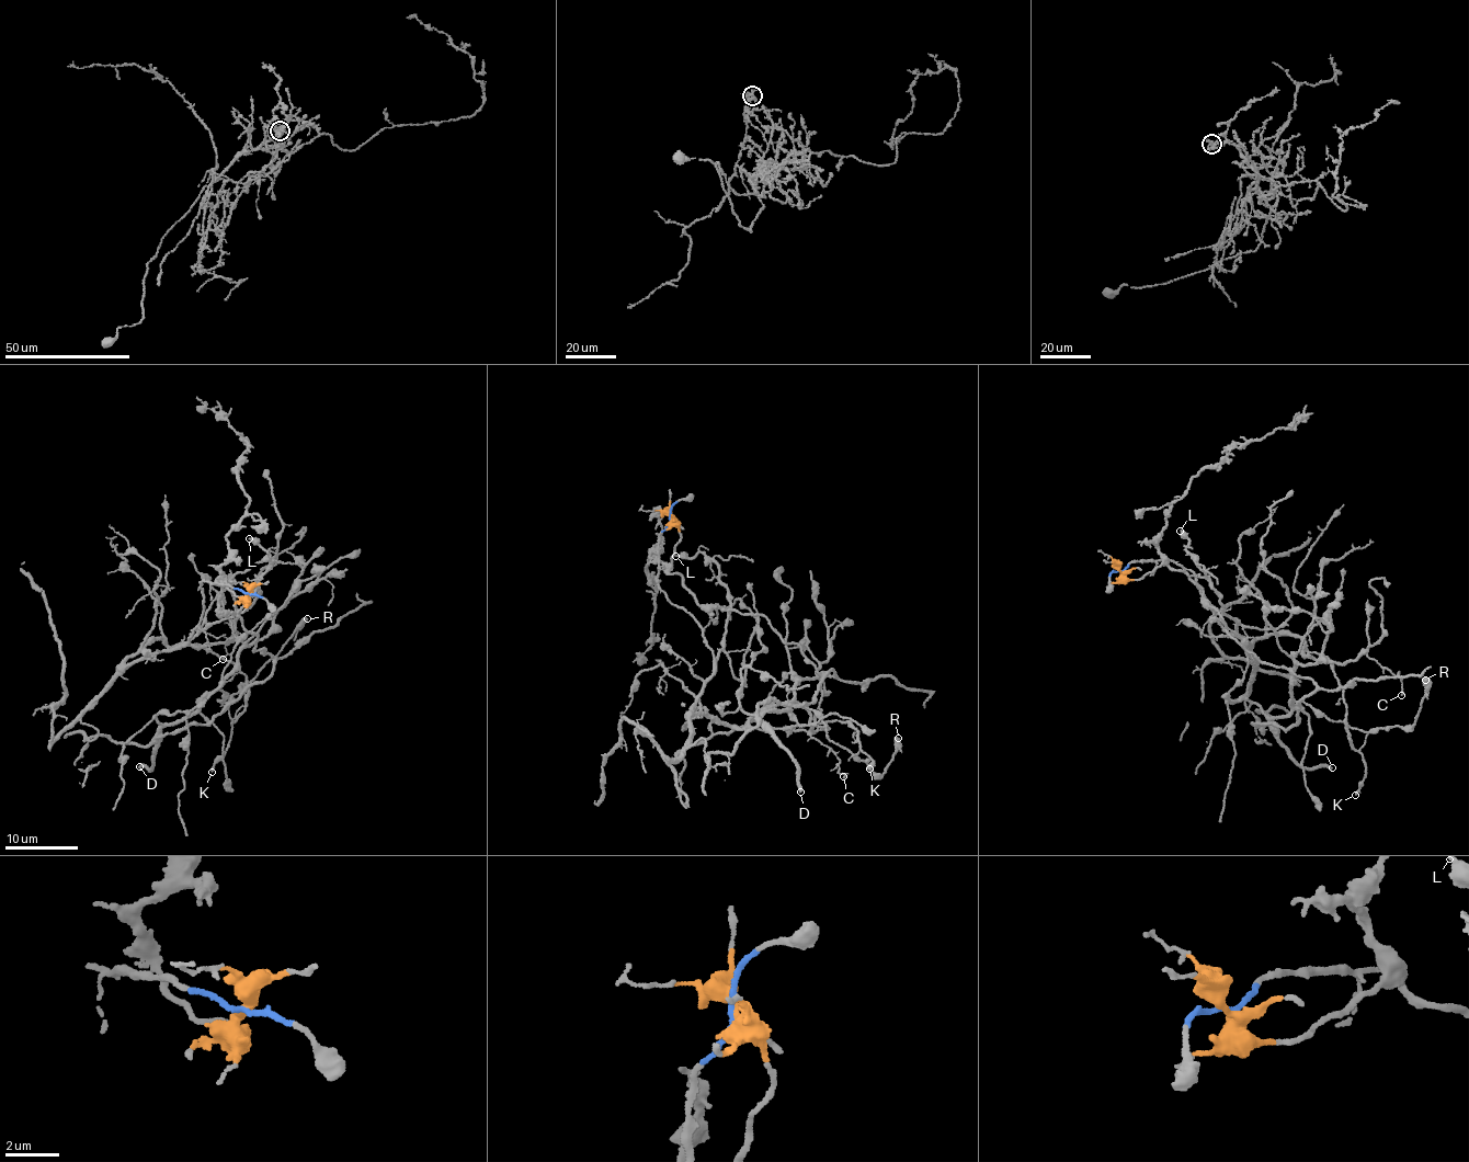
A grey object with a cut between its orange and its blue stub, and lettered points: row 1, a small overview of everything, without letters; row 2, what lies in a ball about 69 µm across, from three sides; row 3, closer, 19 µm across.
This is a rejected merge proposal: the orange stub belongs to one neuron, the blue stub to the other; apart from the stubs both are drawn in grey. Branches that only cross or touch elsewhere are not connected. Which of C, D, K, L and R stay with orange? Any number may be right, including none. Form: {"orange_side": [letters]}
{"orange_side": []}

